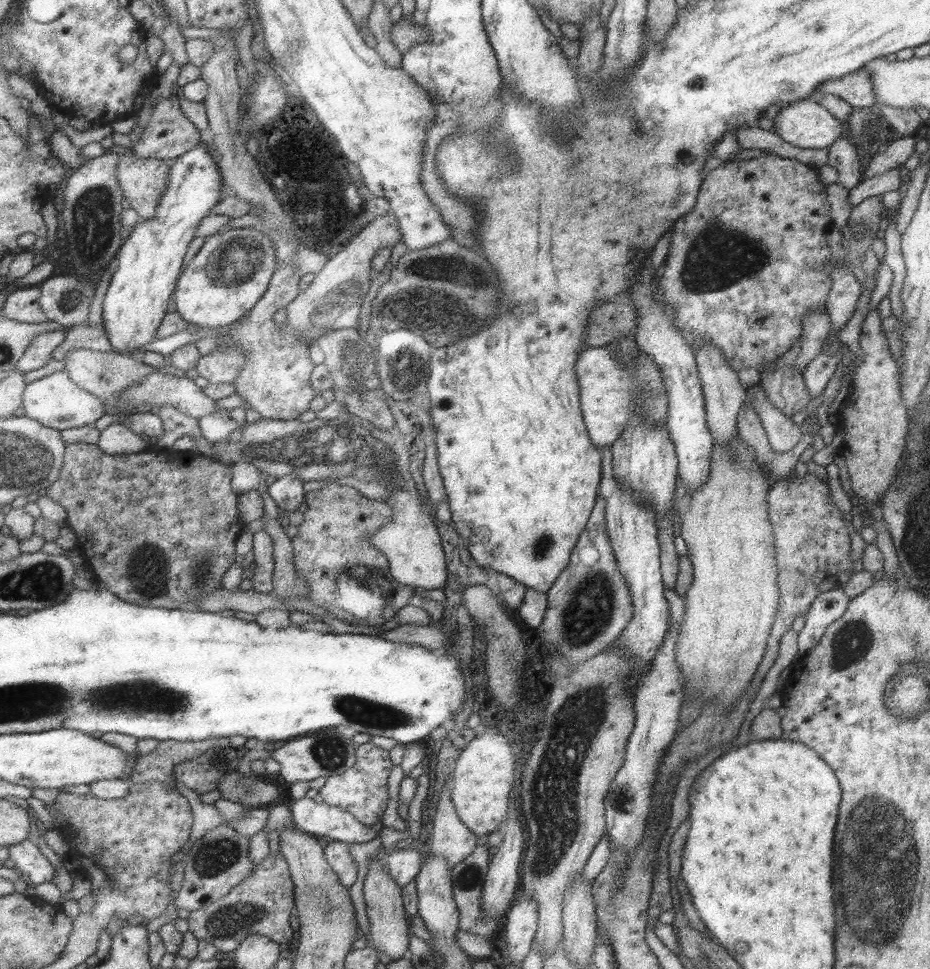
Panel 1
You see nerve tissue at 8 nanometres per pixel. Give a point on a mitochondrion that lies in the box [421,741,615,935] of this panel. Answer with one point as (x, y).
(469, 878)

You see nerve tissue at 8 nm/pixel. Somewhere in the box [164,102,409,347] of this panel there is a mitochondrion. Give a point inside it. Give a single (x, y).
(237, 260)

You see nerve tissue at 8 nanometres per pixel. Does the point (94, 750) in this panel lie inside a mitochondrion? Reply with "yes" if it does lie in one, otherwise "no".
no

